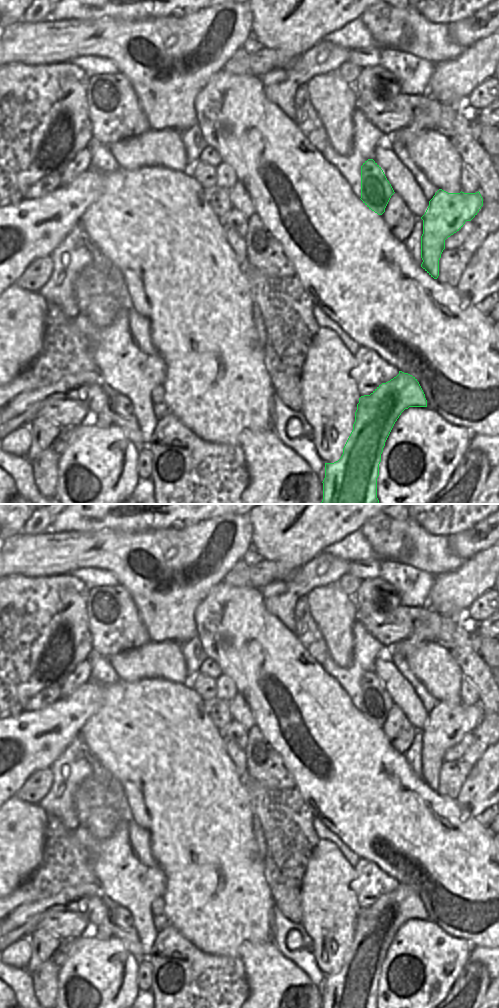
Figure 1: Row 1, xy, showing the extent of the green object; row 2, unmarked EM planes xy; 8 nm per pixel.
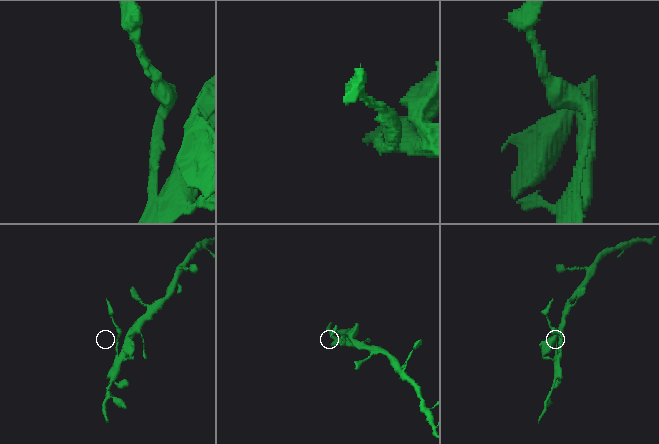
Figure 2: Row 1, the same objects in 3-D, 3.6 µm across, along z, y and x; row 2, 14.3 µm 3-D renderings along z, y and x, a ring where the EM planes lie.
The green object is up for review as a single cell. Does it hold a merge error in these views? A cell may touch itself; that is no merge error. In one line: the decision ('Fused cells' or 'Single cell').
Fused cells

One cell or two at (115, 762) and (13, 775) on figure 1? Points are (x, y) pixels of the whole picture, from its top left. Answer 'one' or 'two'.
two

